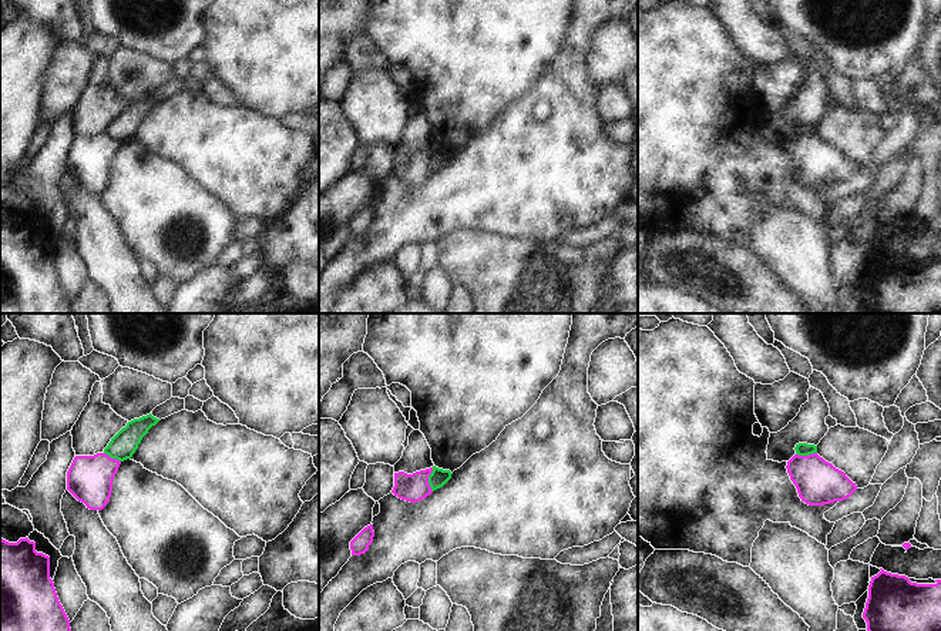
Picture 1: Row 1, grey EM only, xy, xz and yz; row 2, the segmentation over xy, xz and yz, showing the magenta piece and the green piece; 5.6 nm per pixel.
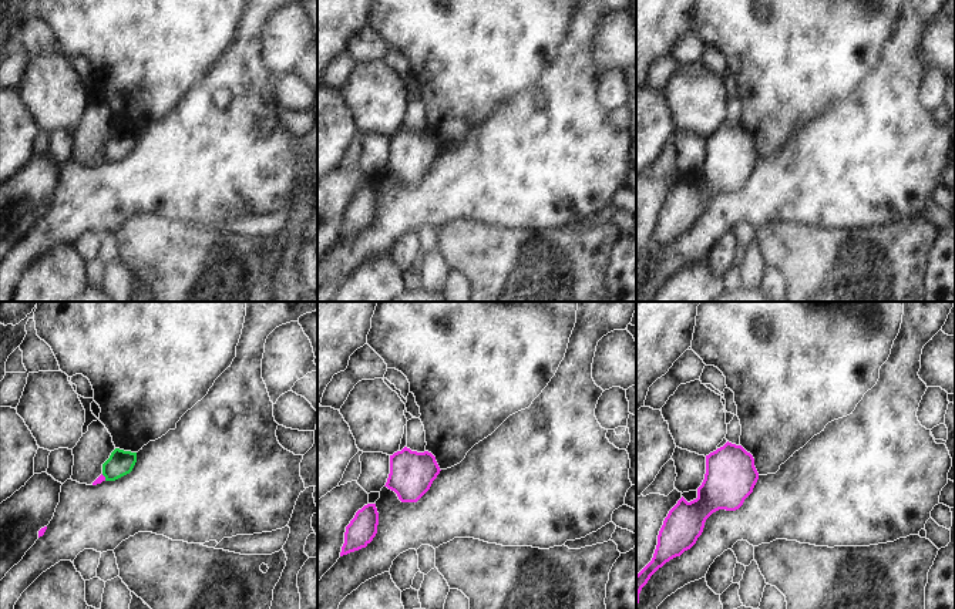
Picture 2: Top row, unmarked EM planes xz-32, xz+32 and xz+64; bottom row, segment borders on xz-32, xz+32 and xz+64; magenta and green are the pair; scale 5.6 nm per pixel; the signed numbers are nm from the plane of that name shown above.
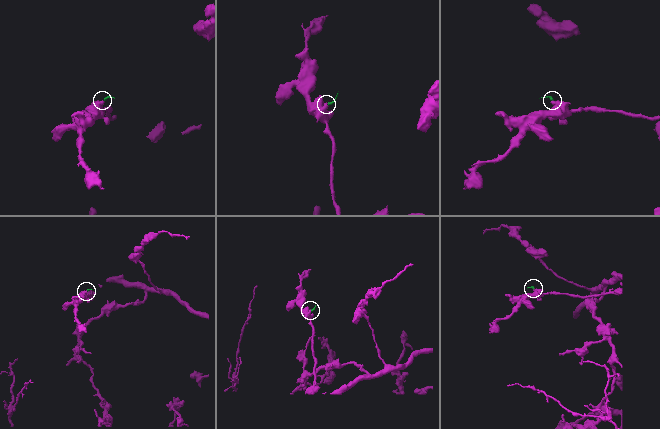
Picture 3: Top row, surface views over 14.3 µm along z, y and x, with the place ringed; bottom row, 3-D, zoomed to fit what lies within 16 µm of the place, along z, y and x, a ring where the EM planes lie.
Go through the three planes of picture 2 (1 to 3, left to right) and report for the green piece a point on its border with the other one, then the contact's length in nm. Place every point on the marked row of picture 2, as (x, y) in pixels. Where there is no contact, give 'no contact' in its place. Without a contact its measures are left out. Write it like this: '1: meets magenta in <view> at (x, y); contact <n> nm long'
1: meets magenta in xz-32 at (104, 477); contact 50 nm long
2: no contact
3: no contact

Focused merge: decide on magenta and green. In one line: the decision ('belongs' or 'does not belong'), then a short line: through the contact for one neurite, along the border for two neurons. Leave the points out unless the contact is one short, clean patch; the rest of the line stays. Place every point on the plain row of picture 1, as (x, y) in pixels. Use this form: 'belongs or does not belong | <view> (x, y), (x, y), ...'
does not belong | xz (433, 148), (429, 157), (432, 171)

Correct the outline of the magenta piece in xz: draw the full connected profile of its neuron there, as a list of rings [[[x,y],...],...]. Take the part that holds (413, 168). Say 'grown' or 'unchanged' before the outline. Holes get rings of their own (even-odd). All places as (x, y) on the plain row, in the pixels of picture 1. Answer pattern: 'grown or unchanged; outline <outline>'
unchanged; outline [[[433,148],[407,155],[404,152],[394,154],[394,168],[391,174],[401,181],[416,184],[433,174],[429,165],[429,157]]]

